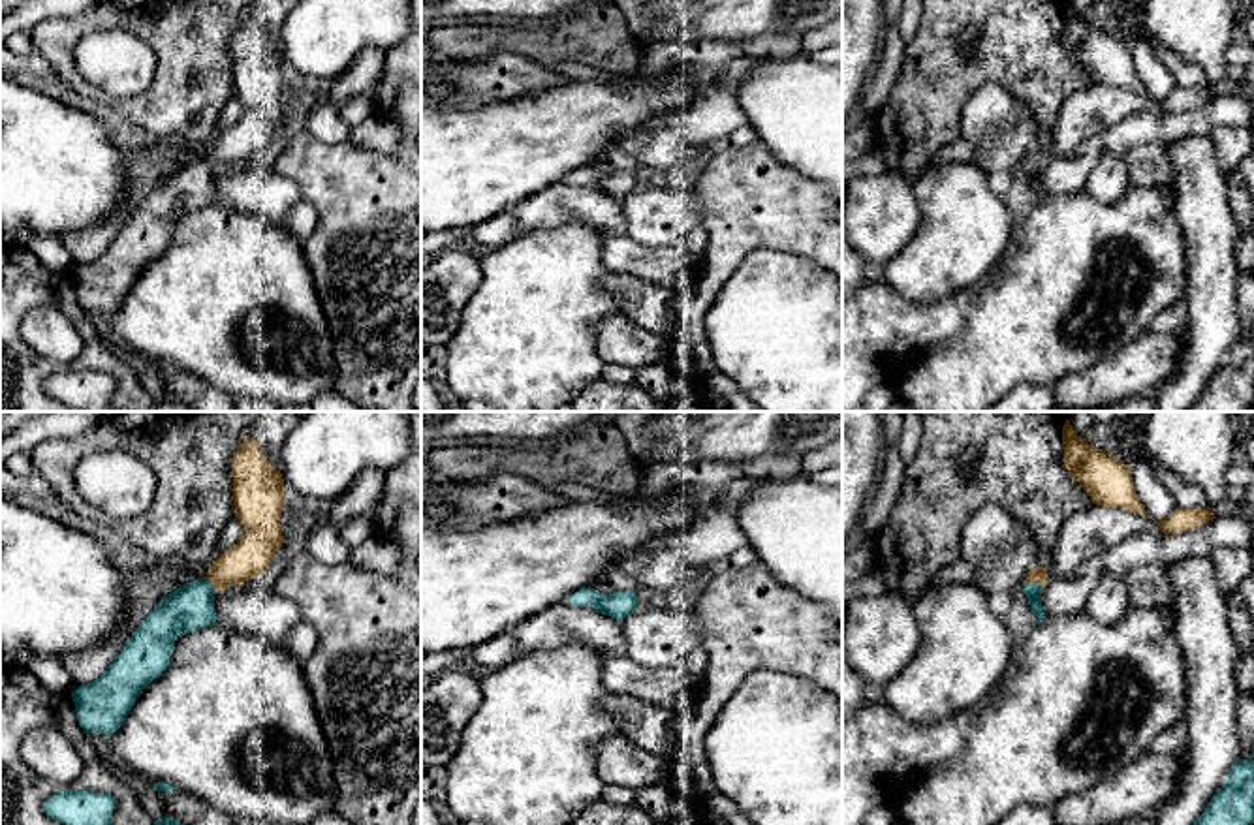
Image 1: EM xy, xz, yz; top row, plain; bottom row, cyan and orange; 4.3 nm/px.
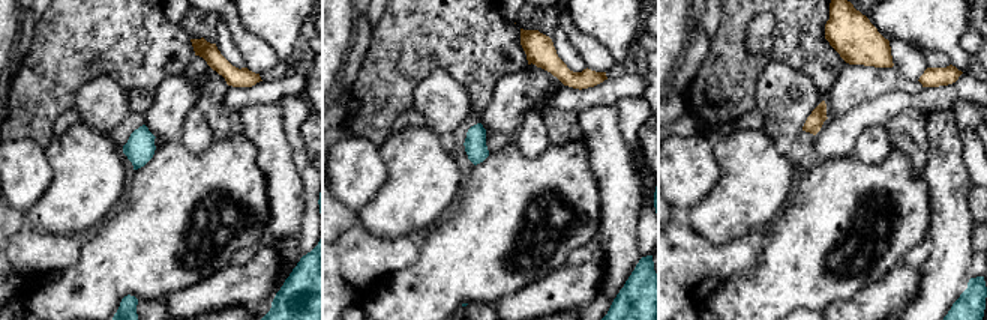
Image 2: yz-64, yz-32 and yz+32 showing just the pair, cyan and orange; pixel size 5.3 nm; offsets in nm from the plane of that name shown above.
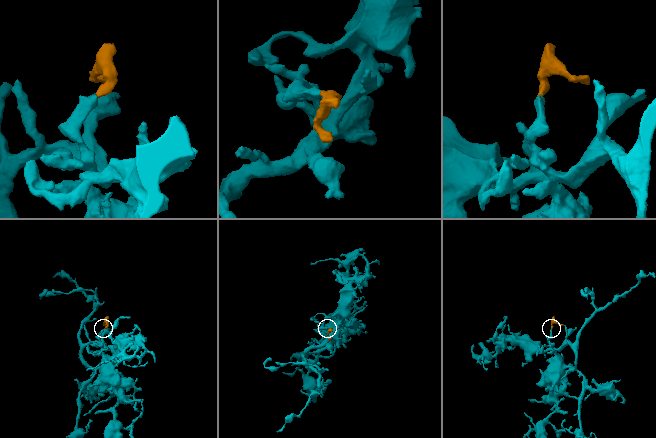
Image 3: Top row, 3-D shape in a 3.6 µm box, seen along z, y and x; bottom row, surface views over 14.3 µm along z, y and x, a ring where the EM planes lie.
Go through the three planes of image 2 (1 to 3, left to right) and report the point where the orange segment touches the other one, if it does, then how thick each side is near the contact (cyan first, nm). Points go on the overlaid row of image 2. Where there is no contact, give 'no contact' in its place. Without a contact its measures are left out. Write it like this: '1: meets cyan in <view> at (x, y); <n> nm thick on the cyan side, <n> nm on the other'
1: no contact
2: no contact
3: no contact

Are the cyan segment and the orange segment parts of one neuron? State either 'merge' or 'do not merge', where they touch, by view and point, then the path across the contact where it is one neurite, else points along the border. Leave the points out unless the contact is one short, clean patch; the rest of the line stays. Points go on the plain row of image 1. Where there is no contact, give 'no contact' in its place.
merge; meets cyan in yz at (1034, 162); runs through yz (1033, 170), (1034, 162), (1038, 153)

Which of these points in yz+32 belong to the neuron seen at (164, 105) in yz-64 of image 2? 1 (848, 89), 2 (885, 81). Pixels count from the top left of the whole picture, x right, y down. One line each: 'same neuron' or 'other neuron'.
1: same neuron
2: same neuron

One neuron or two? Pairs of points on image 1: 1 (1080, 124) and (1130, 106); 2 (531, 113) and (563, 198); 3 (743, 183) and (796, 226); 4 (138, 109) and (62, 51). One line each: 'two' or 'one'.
1: one
2: two
3: one
4: one

